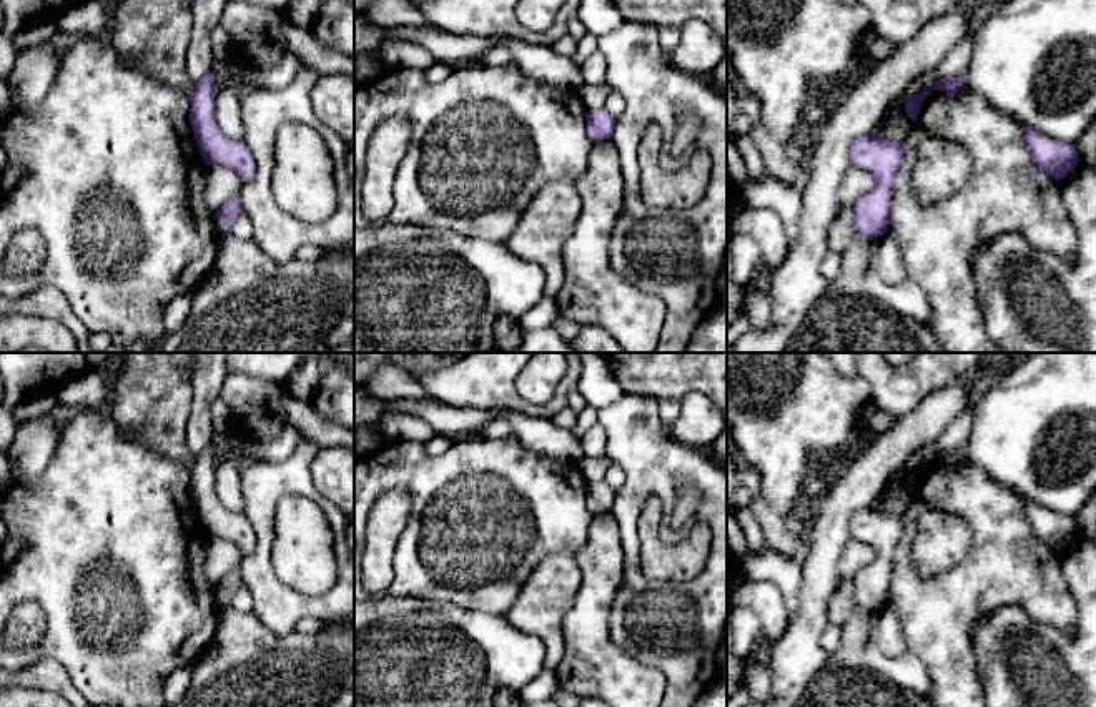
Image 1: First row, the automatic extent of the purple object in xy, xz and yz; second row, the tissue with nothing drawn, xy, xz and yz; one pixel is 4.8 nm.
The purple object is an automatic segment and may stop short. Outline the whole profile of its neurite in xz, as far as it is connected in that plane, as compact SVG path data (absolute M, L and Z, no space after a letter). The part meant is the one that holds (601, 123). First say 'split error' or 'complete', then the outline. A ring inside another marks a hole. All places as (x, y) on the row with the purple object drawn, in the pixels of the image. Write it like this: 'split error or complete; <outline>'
complete; M607 110L589 111L587 135L594 143L610 140L615 128L615 118Z

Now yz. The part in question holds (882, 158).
complete; M870 131L858 136L850 150L850 166L875 178L875 188L853 205L857 233L871 241L888 230L890 203L906 141L891 141Z

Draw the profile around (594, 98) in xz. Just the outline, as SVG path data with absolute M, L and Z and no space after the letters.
M604 83L600 87L590 87L584 85L579 91L587 111L595 111L602 110L605 105L607 96L614 91L615 88L609 83Z

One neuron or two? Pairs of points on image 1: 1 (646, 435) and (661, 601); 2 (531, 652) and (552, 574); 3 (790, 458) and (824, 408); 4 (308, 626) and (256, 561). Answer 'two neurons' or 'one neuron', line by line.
1: one neuron
2: two neurons
3: one neuron
4: two neurons

